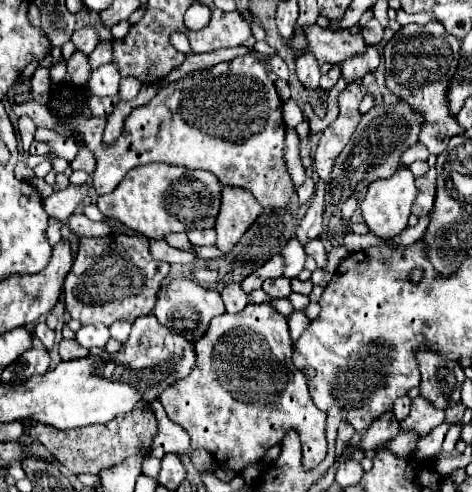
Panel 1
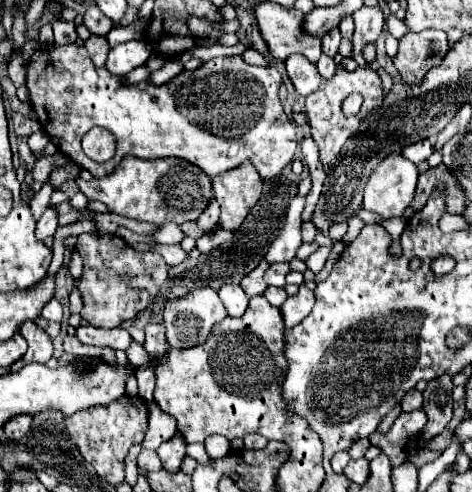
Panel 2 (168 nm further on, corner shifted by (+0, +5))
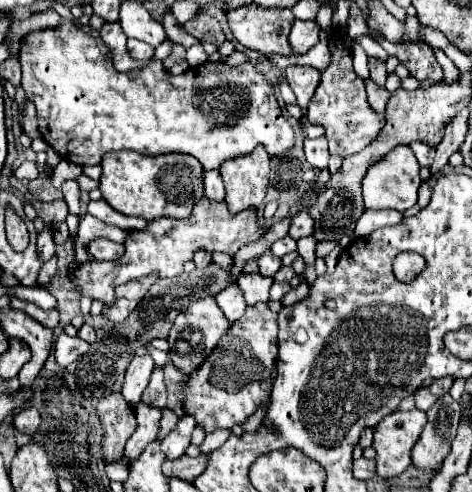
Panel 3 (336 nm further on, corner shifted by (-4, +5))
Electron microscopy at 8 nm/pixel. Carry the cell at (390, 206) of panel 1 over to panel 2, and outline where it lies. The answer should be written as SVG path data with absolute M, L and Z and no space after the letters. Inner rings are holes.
M389 155L369 177L363 207L383 219L401 217L415 197L419 169L401 155Z

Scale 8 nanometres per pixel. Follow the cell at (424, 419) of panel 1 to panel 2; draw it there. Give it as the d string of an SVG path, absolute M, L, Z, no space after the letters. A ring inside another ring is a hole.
M417 409L411 413L401 413L393 427L387 433L373 433L369 435L371 445L381 447L381 451L391 459L391 465L397 467L407 457L415 455L417 451L417 435L425 427L425 411Z

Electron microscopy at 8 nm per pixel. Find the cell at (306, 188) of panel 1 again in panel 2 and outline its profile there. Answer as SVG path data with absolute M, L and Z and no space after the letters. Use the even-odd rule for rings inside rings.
M297 195L287 211L287 223L283 227L283 231L279 233L279 237L271 243L269 253L265 255L265 259L269 263L289 263L291 259L295 259L297 249L301 247L301 213L305 207L305 197Z

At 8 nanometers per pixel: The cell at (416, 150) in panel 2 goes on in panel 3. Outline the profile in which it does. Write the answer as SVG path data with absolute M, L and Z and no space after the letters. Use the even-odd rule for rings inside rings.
M413 143L411 149L413 149L413 153L415 153L415 157L417 157L417 161L419 161L421 167L429 167L433 163L435 147L429 147L425 143Z

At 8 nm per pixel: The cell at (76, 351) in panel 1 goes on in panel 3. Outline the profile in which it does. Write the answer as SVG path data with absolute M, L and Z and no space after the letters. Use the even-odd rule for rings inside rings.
M65 333L59 335L59 339L55 341L55 359L59 365L69 365L73 363L77 357L81 357L83 353L87 353L90 344L85 343L79 337L69 337Z

